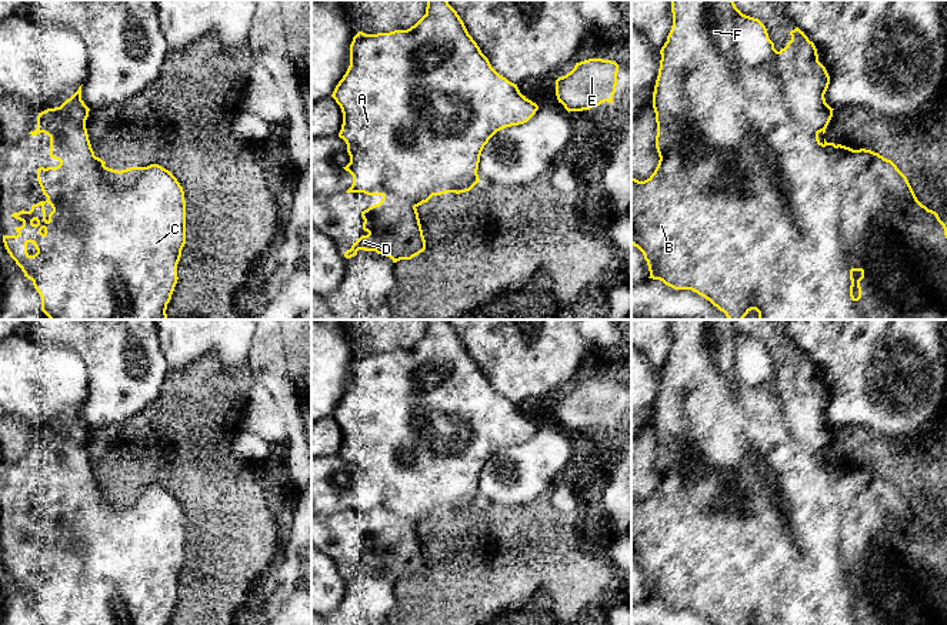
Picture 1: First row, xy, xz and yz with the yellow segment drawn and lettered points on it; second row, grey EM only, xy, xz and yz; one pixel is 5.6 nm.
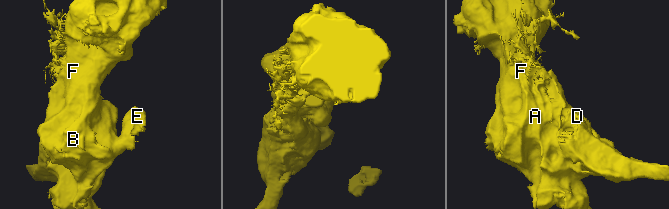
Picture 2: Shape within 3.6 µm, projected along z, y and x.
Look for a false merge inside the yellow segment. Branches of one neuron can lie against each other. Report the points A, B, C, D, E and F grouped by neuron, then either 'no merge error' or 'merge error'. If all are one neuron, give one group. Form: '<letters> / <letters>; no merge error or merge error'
A B C E F / D; merge error

